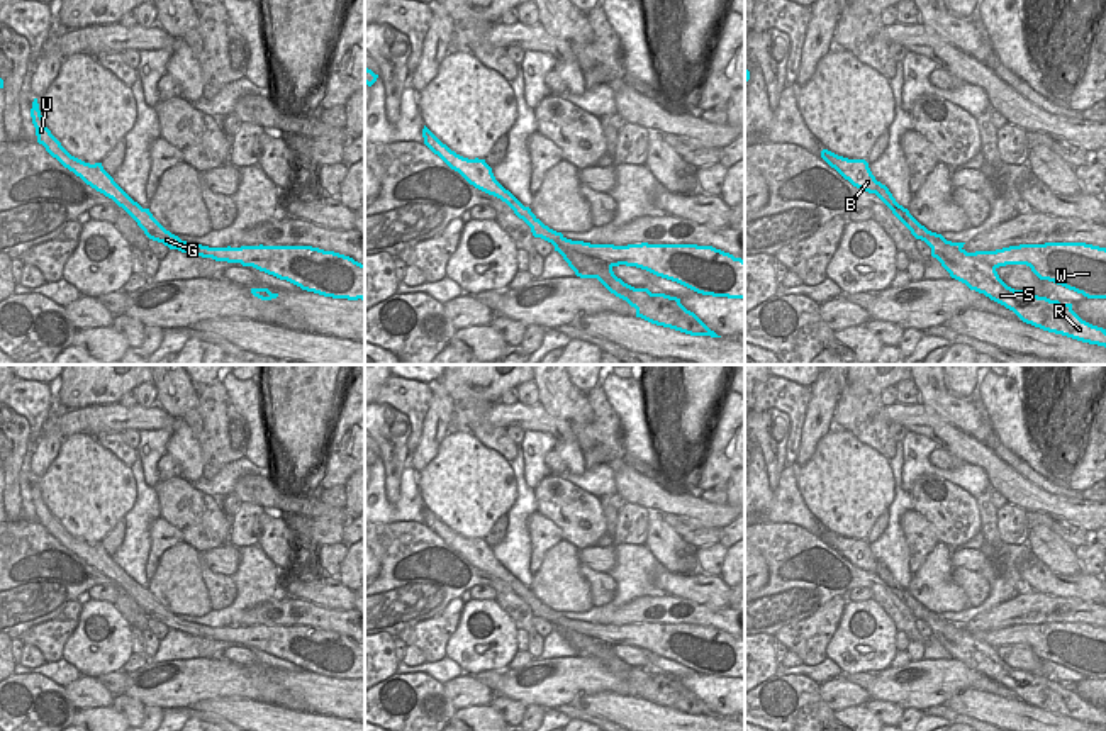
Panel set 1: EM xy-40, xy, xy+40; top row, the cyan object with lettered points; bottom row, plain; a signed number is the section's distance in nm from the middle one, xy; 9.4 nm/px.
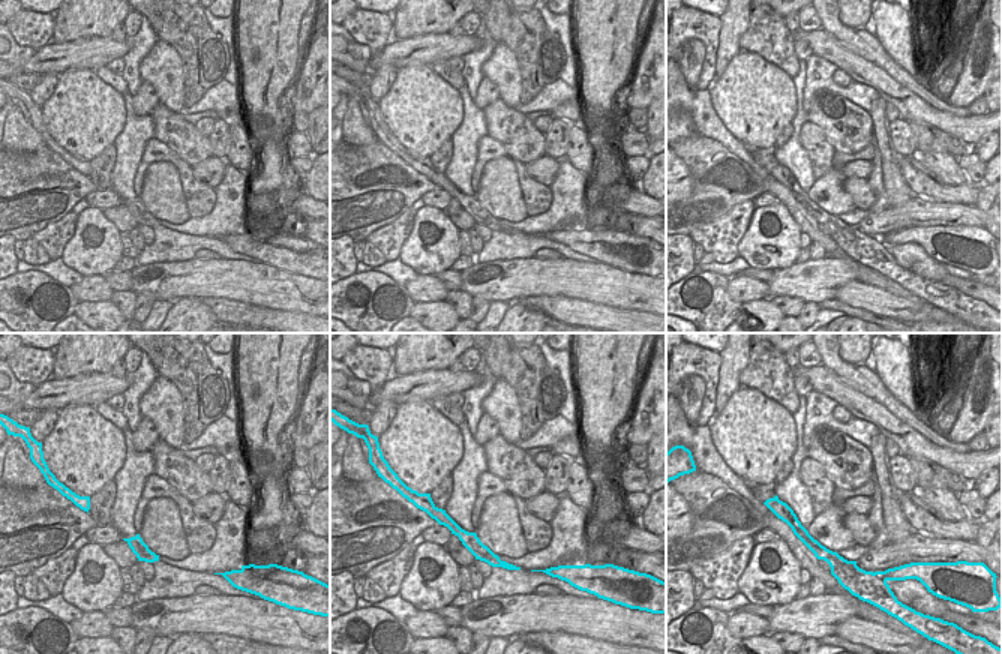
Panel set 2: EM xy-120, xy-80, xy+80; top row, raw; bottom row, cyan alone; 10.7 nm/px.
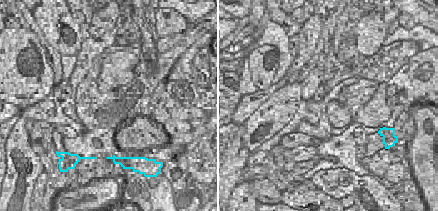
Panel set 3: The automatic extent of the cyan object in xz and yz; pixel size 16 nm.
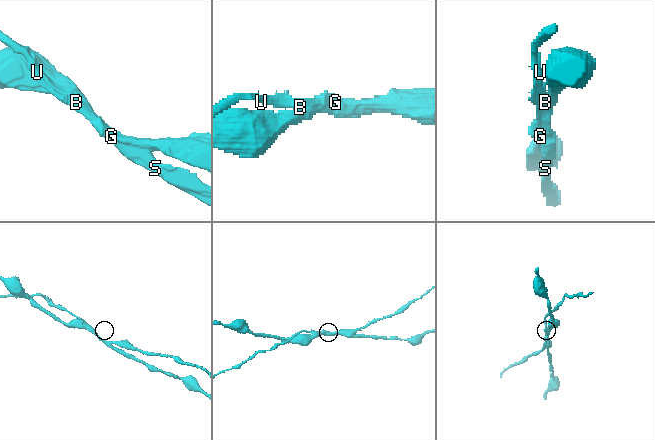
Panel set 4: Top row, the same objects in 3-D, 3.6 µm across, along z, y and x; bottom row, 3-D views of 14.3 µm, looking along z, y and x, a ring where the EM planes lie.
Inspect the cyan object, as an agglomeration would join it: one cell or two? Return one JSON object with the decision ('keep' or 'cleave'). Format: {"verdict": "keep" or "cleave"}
{"verdict": "cleave"}

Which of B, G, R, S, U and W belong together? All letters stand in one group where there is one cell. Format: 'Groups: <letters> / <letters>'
Groups: B G U W / R S.

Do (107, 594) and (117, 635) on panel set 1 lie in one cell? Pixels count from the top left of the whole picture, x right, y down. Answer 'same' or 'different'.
different

